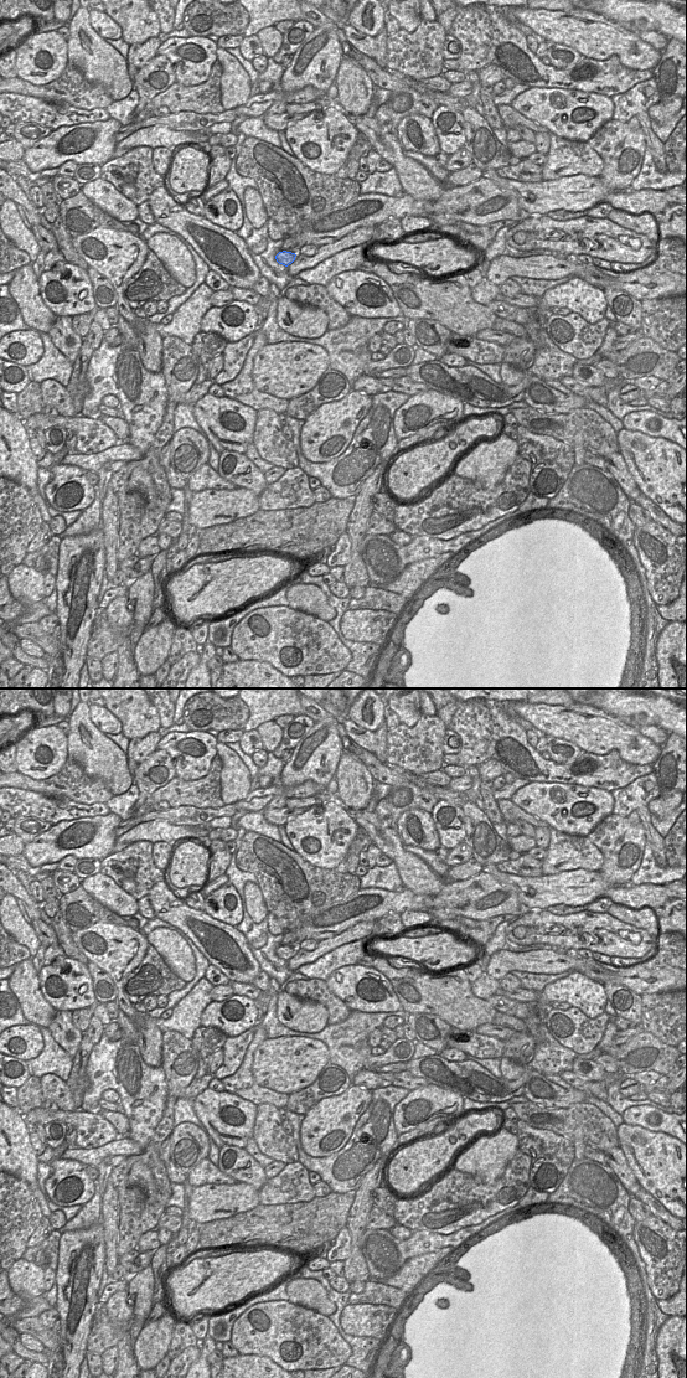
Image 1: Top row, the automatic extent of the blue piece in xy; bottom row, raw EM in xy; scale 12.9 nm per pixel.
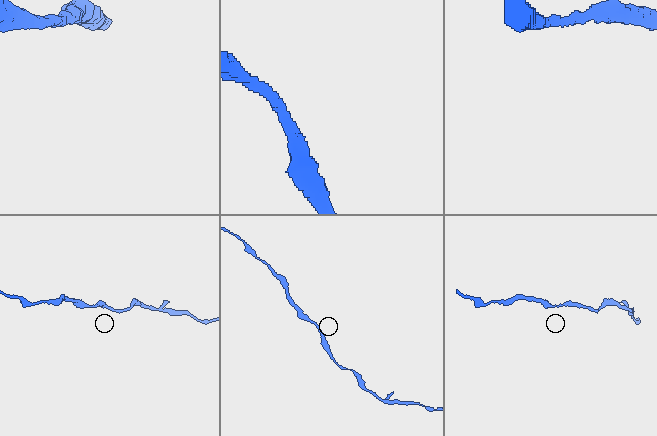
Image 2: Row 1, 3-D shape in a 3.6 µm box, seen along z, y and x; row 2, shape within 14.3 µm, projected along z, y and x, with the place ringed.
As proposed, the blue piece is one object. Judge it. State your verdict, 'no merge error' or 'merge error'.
no merge error

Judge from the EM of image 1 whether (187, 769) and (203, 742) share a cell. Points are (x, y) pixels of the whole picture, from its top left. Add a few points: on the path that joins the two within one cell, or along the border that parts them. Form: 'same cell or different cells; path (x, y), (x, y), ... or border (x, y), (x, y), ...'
same cell; path (195, 762), (207, 749)

